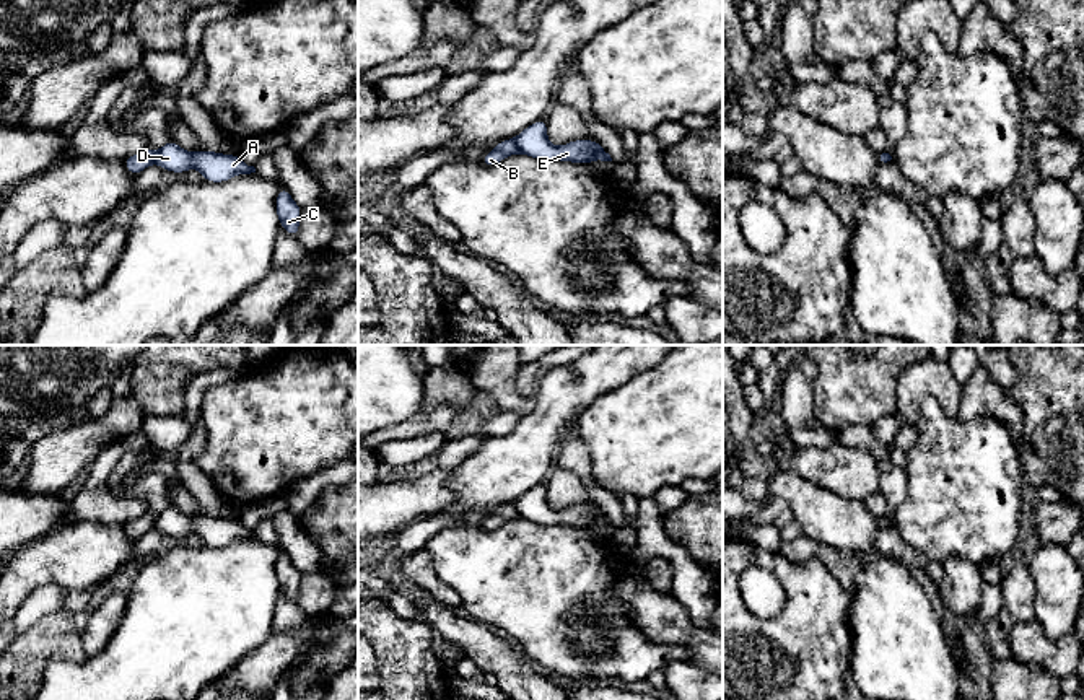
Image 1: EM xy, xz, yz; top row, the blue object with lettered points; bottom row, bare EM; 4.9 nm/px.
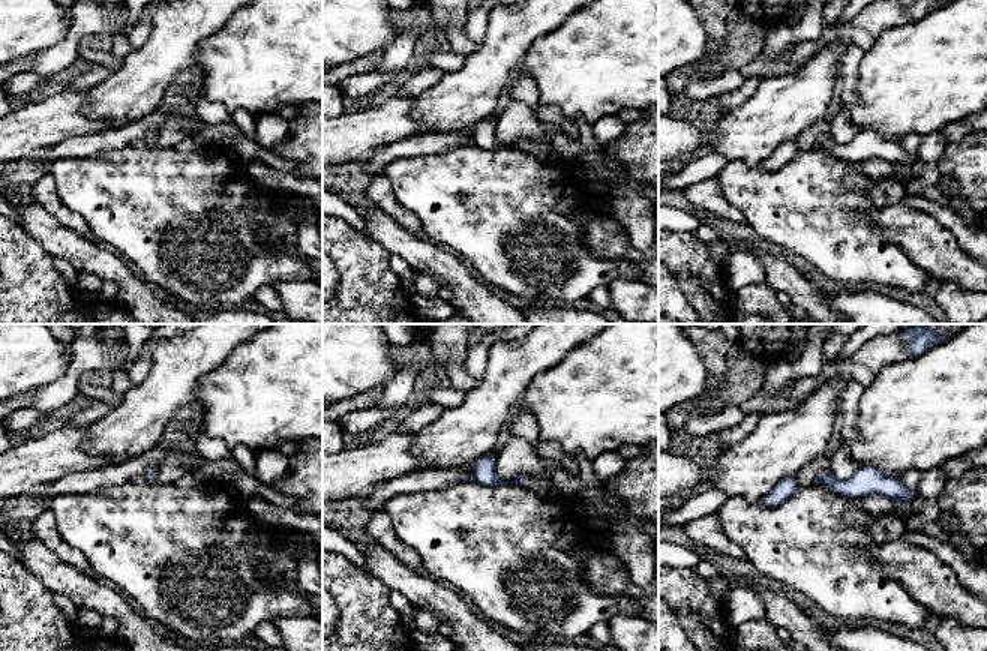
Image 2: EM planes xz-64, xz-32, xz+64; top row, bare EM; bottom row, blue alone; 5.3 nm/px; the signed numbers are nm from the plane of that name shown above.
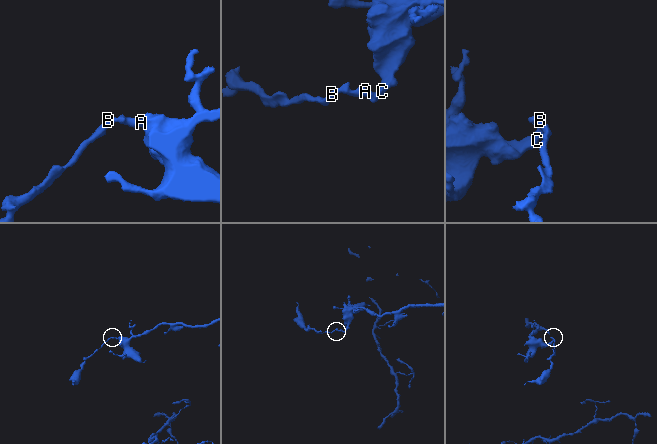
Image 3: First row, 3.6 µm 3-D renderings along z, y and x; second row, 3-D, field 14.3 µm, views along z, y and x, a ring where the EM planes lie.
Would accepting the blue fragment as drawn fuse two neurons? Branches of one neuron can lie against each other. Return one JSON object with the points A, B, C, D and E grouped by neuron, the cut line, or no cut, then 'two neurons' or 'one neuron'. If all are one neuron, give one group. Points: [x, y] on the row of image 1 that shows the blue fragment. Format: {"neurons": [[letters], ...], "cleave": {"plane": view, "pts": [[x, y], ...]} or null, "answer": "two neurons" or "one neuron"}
{"neurons": [["A", "C", "D", "E"], ["B"]], "cleave": {"plane": "xz", "pts": [[513, 139], [520, 152]]}, "answer": "two neurons"}

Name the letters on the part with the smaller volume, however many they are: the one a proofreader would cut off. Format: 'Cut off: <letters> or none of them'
Cut off: B

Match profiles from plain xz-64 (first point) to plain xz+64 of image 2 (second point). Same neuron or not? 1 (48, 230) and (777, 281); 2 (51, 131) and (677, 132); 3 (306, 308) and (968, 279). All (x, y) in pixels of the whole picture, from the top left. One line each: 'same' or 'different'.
1: same
2: same
3: different

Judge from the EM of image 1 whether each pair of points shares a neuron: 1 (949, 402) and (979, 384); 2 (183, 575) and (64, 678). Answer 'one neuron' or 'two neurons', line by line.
1: two neurons
2: one neuron

